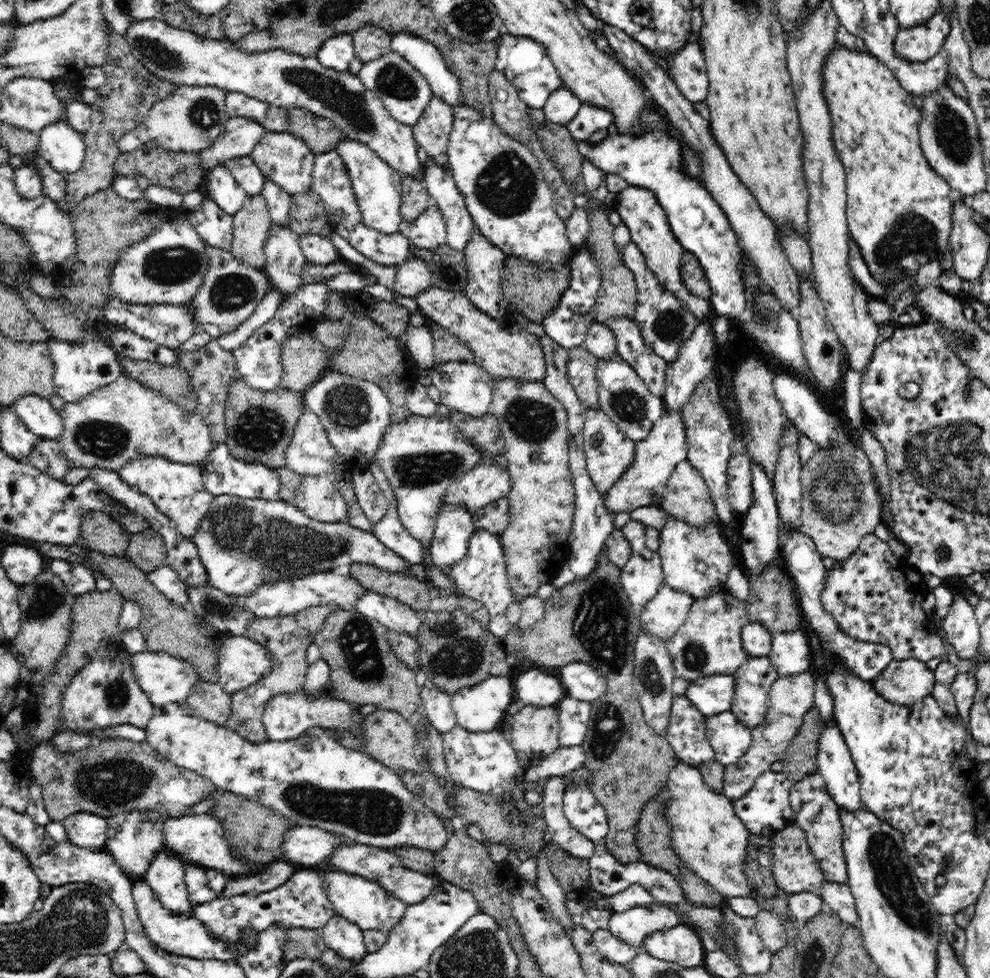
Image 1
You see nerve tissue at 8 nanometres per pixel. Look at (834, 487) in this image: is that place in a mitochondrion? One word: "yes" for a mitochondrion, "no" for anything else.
yes

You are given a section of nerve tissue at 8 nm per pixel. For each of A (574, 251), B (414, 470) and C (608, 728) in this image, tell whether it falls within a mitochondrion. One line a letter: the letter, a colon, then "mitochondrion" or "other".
A: other
B: mitochondrion
C: mitochondrion

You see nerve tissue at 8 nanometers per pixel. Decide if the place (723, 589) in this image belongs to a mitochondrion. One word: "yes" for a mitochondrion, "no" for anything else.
no

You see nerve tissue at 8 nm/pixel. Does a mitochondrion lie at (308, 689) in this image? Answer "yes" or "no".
no

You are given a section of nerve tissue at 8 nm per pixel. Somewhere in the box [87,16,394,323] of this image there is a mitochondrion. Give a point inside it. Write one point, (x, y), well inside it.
(335, 94)

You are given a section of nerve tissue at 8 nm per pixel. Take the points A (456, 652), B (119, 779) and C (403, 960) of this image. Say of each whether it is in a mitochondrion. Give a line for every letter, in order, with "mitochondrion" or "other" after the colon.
A: mitochondrion
B: mitochondrion
C: other

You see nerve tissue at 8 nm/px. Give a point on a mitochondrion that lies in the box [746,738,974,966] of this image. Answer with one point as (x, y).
(890, 881)

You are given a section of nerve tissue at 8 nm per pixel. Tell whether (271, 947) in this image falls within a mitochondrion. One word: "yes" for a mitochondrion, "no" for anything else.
no

